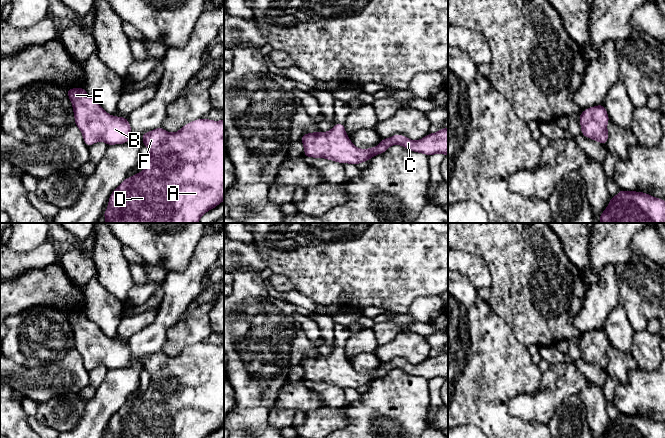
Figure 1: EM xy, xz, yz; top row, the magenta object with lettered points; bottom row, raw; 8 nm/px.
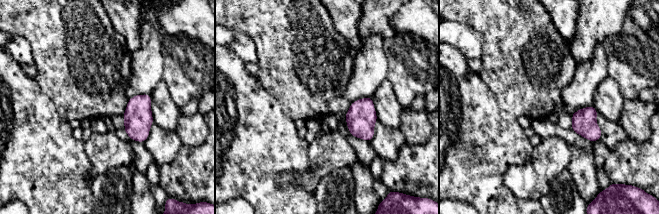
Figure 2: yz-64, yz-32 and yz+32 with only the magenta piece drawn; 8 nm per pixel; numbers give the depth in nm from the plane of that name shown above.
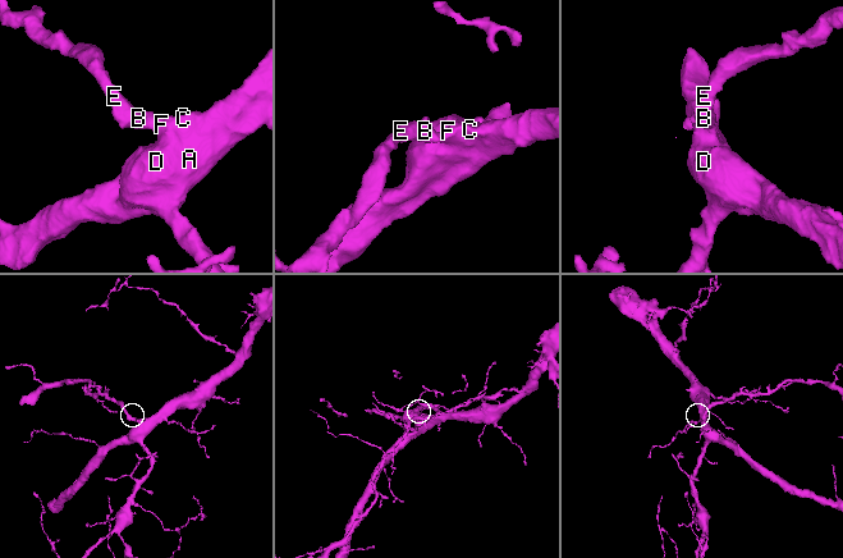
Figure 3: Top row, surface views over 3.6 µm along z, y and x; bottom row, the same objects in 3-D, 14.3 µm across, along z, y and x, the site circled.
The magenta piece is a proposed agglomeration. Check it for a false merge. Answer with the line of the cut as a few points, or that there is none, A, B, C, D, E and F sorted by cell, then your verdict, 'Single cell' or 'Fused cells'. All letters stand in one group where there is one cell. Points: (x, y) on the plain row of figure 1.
No split. Groups: A B C D E F. Single cell

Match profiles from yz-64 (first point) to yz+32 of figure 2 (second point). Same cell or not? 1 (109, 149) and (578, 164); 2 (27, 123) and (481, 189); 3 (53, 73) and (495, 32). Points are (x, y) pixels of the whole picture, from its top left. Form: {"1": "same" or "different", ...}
{"1": "different", "2": "same", "3": "same"}

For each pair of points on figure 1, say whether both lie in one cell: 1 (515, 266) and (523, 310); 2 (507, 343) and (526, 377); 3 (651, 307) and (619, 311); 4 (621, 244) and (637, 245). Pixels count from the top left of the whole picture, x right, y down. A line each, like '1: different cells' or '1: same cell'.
1: same cell
2: same cell
3: different cells
4: different cells

